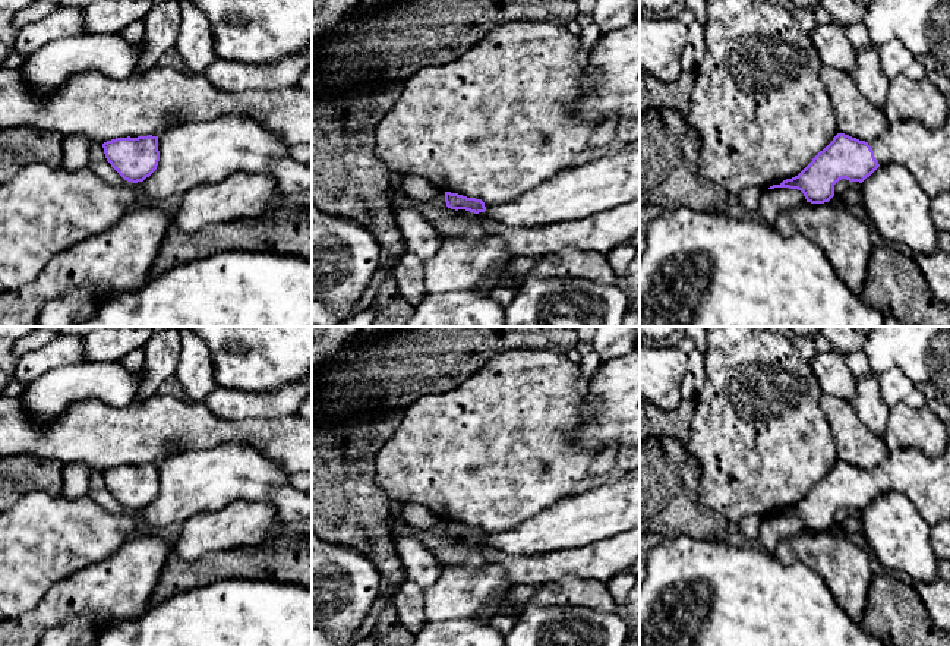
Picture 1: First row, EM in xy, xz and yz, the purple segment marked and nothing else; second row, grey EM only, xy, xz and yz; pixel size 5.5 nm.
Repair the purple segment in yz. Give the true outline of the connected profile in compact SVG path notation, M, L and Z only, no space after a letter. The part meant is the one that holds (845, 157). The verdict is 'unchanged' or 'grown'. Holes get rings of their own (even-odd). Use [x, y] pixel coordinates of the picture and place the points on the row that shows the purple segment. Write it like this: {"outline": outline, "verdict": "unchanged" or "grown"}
{"outline": "M950 113L935 130L897 120L871 142L837 133L798 176L768 189L798 189L807 202L824 204L834 196L839 180L862 183L886 164L906 168L931 198L950 193Z", "verdict": "grown"}

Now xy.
{"outline": "M158 136L116 138L102 144L111 167L127 182L138 183L149 177L158 166Z", "verdict": "unchanged"}

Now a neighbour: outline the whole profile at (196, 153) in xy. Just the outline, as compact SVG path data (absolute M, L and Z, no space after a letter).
M247 116L186 122L158 135L157 170L142 182L151 201L215 185L233 173L268 173L274 160L288 157L290 145Z

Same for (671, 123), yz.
M657 108L641 113L640 207L726 211L729 193L698 173L698 154L698 133L681 111Z

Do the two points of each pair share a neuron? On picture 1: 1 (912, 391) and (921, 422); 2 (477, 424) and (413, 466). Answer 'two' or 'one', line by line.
1: two
2: one

